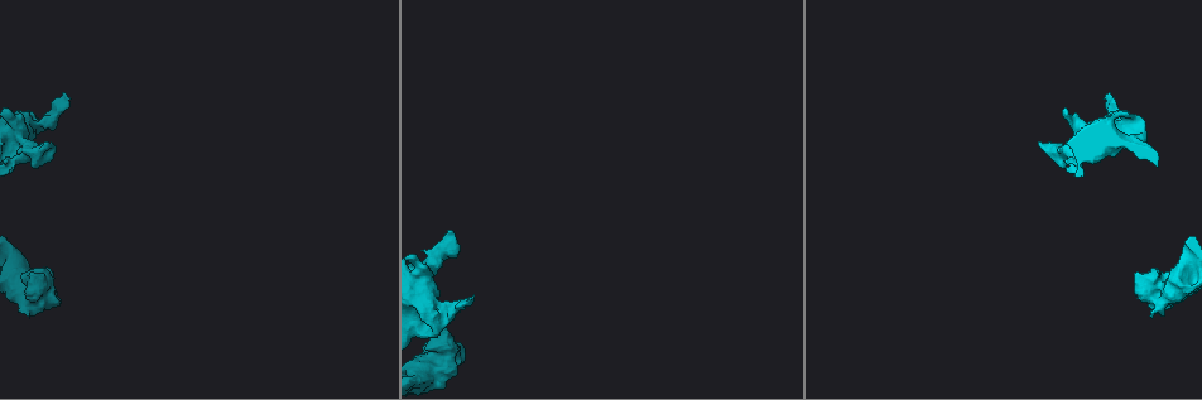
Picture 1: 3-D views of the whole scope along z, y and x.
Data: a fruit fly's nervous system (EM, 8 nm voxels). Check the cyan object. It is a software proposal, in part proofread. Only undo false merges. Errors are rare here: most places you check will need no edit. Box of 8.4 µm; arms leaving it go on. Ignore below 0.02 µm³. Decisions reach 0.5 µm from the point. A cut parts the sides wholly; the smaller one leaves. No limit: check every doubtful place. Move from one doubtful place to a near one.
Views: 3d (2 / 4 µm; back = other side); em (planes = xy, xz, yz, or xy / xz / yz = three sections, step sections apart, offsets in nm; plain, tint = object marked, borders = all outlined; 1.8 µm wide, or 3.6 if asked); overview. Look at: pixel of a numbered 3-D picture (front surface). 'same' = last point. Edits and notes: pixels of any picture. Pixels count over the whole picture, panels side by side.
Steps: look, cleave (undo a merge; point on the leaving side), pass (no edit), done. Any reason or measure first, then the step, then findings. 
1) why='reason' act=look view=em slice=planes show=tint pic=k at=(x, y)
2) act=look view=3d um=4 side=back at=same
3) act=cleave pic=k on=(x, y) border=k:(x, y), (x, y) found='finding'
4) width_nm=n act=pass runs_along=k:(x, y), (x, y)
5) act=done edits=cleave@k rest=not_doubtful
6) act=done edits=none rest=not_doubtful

act=look view=em slice=xz step=16 show=tint pic=1 at=(437, 371)

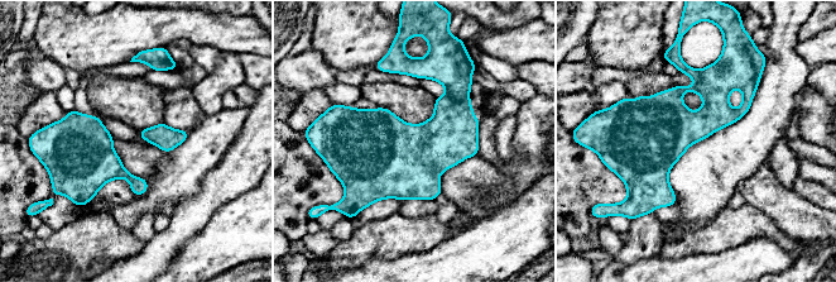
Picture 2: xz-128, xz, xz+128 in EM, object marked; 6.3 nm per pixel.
act=look view=em slice=planes show=tint at=same

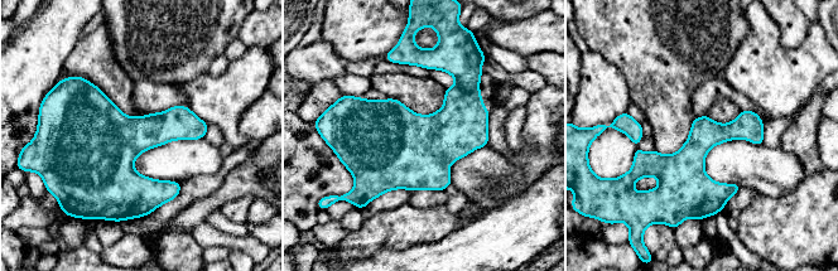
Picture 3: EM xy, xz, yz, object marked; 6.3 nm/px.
width_nm=190 act=pass found='all the same neuron'

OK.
why='sudden change in width' act=look view=em um=3.6 slice=planes show=tint pic=1 at=(439, 306)

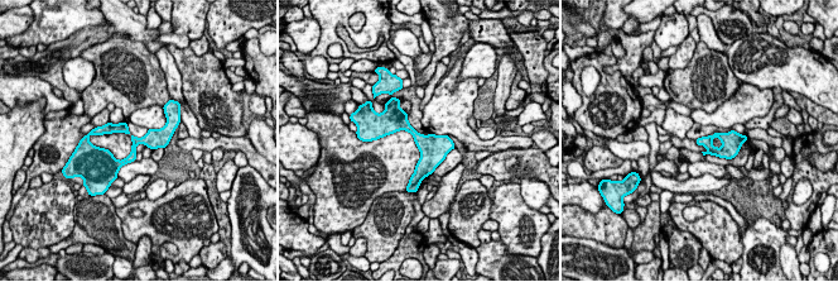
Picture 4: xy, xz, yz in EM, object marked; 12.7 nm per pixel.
width_nm=160 act=pass runs_along=4:(102, 129), (124, 128), (135, 139), (171, 130) found='all the same neuron'

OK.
act=look view=em slice=planes show=tint pic=1 at=(429, 264)

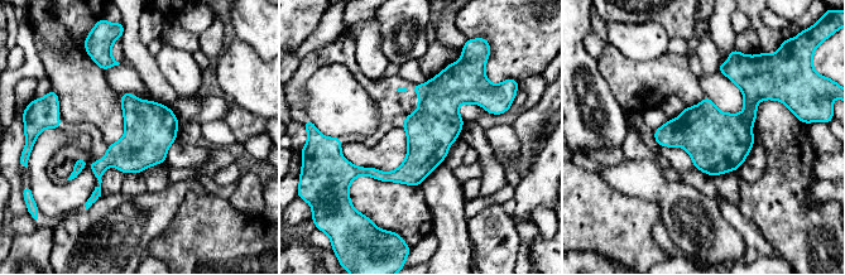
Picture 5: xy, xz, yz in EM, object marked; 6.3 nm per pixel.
act=pass runs_along=5:(491, 107), (460, 97), (399, 175), (355, 170) found='one neuron here'

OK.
why='sharp bend' act=look view=em slice=planes show=tint pic=1 at=(37, 286)

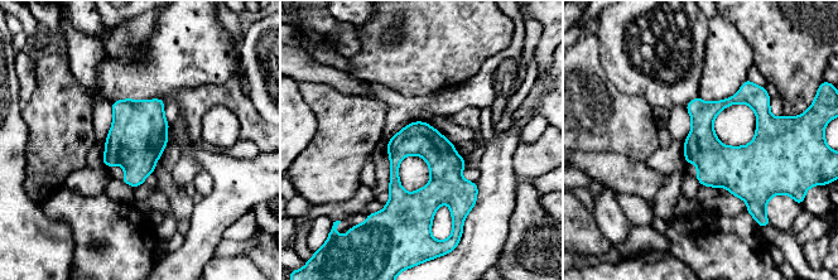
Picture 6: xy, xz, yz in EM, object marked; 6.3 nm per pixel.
width_nm=220 act=pass runs_along=6:(423, 125), (438, 189), (415, 217) found='one neuron here'

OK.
act=done edits=none rest=not_doubtful

